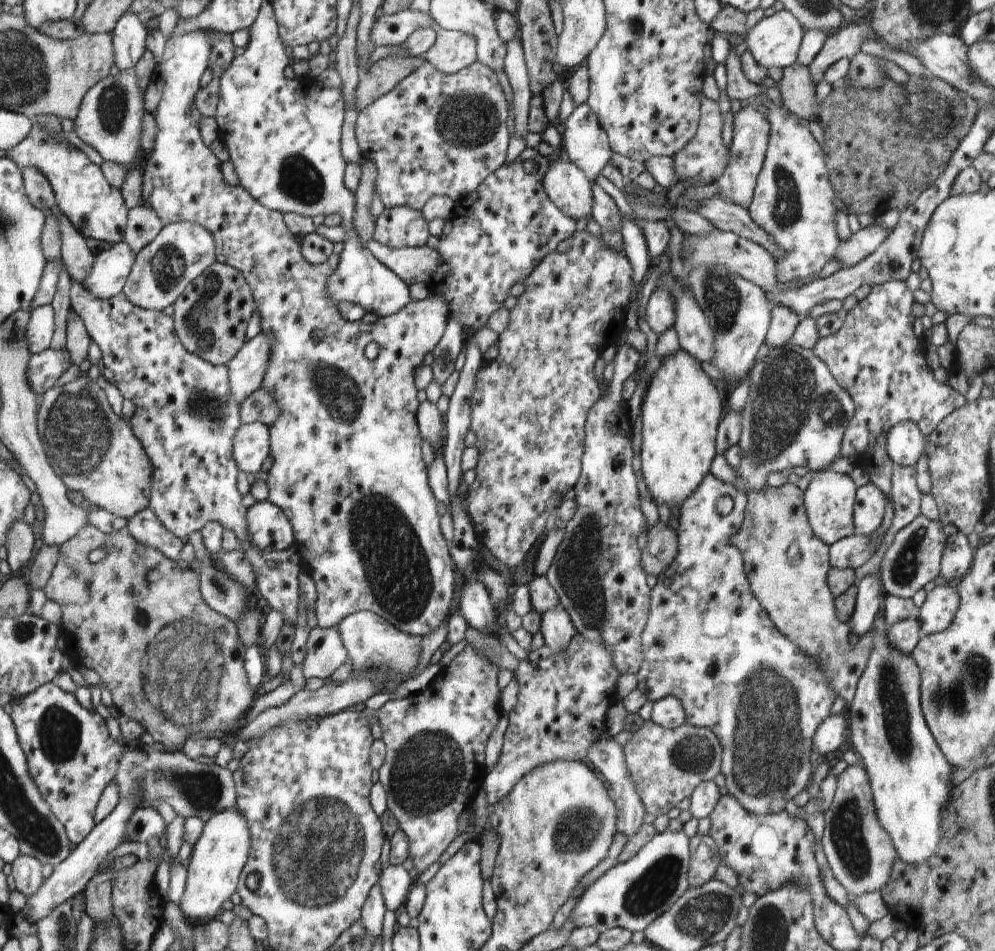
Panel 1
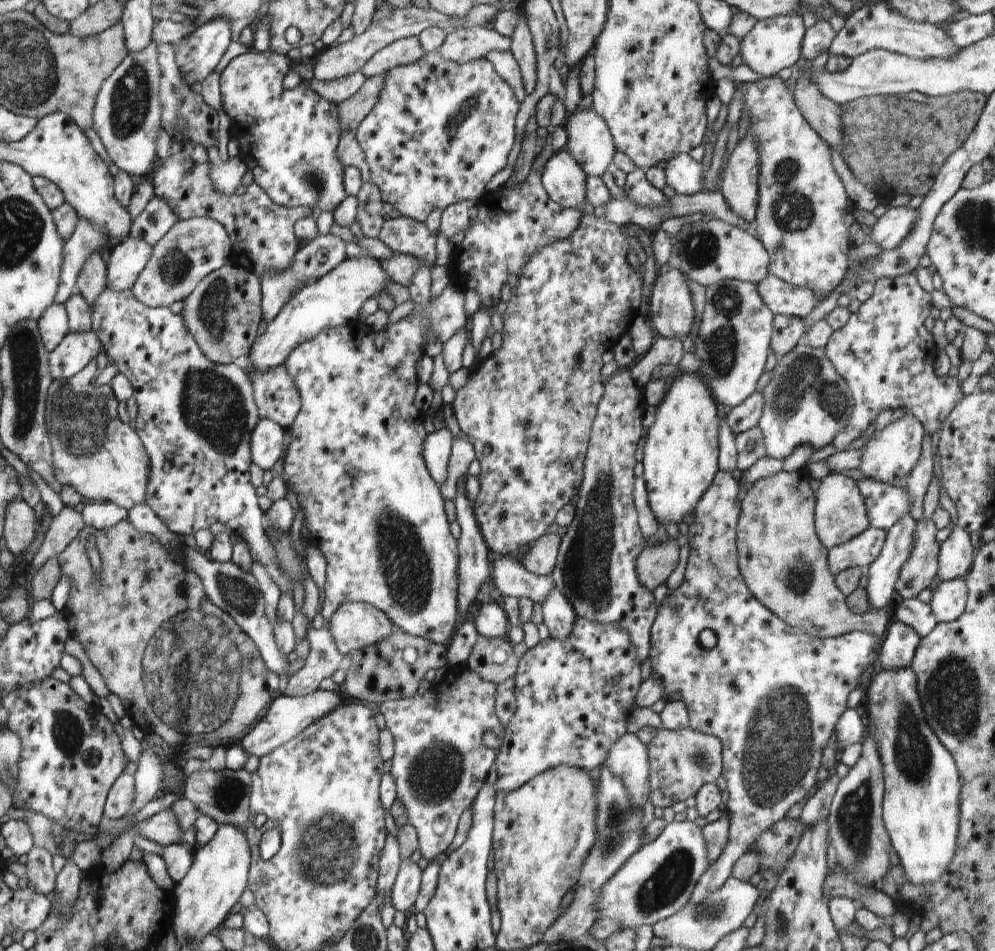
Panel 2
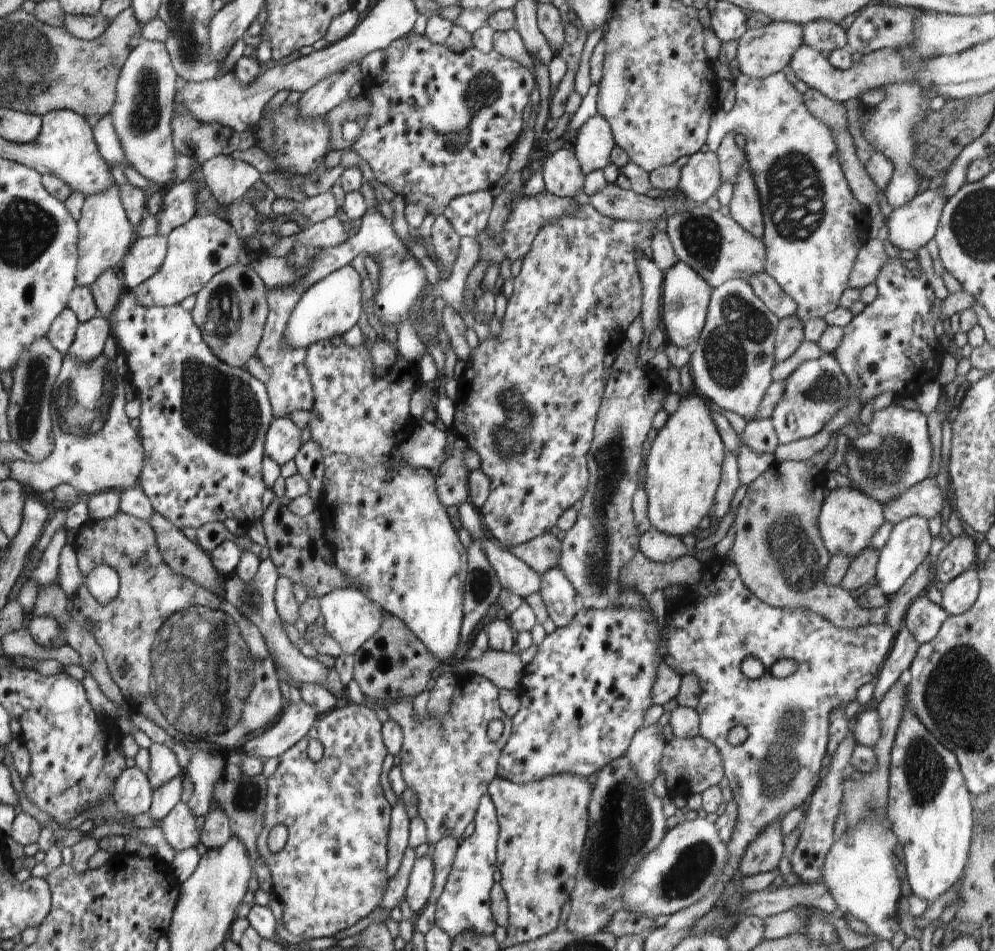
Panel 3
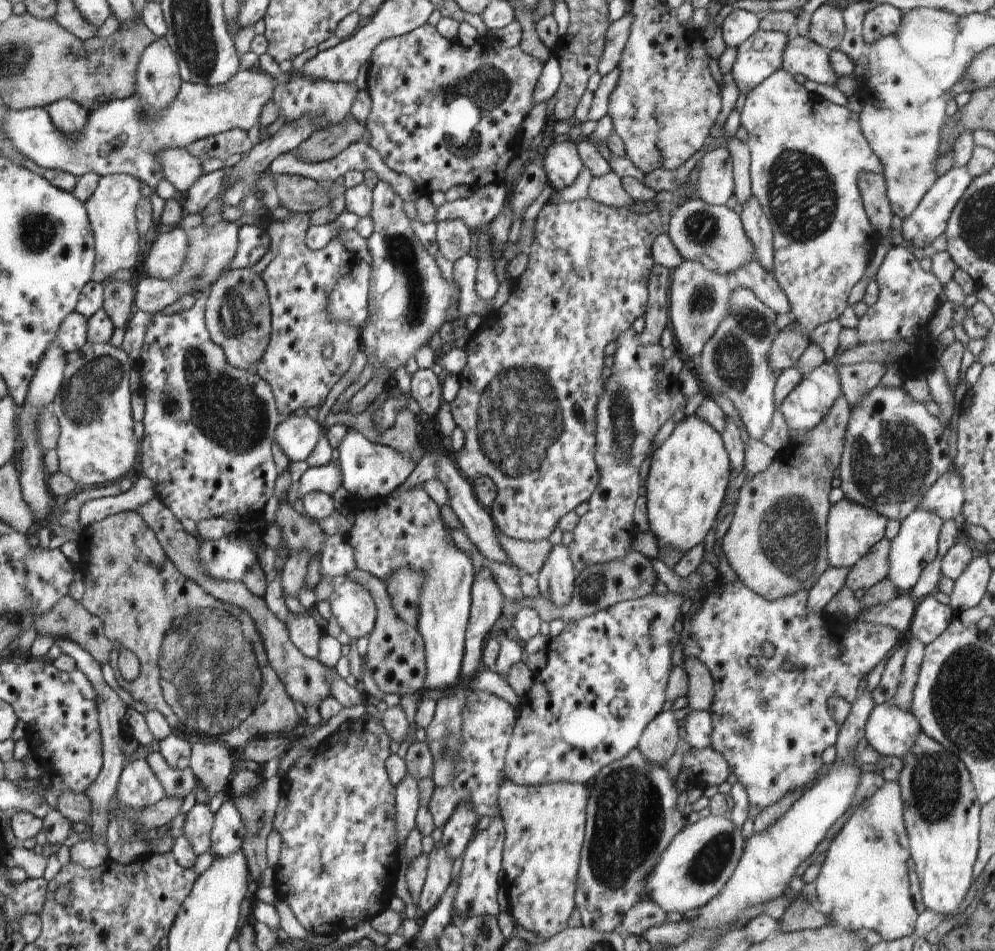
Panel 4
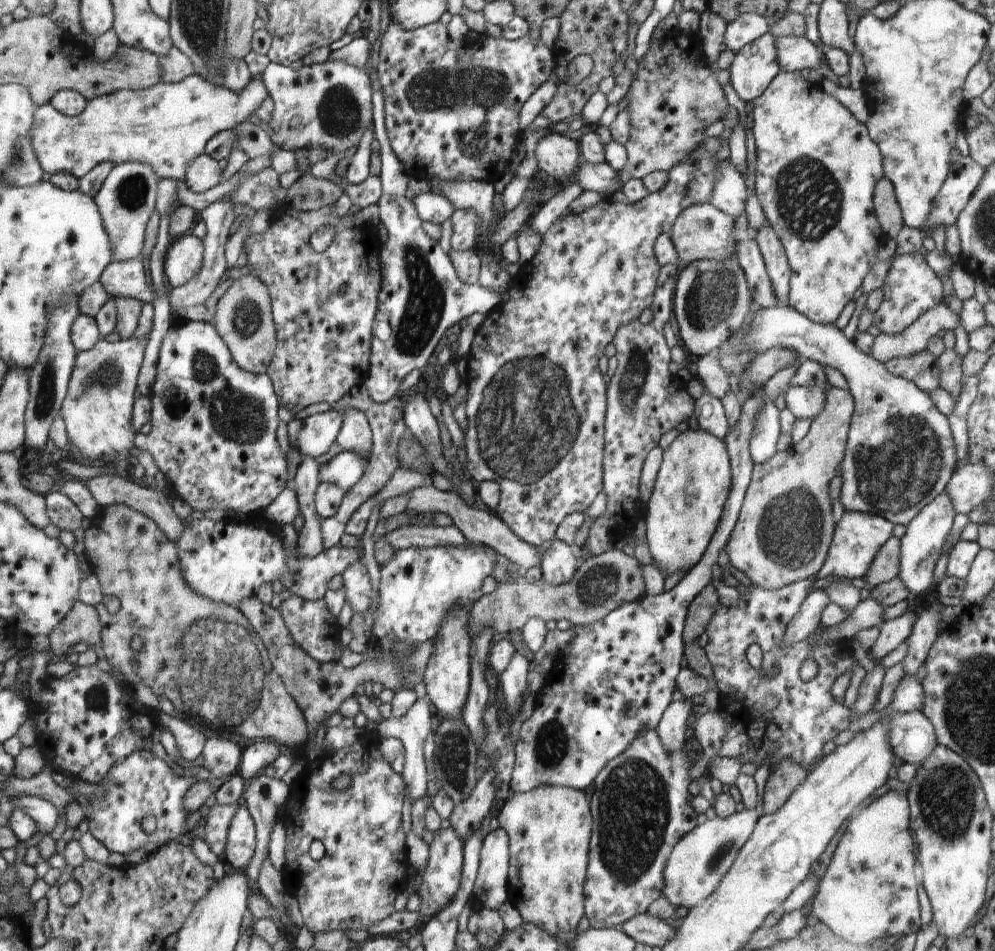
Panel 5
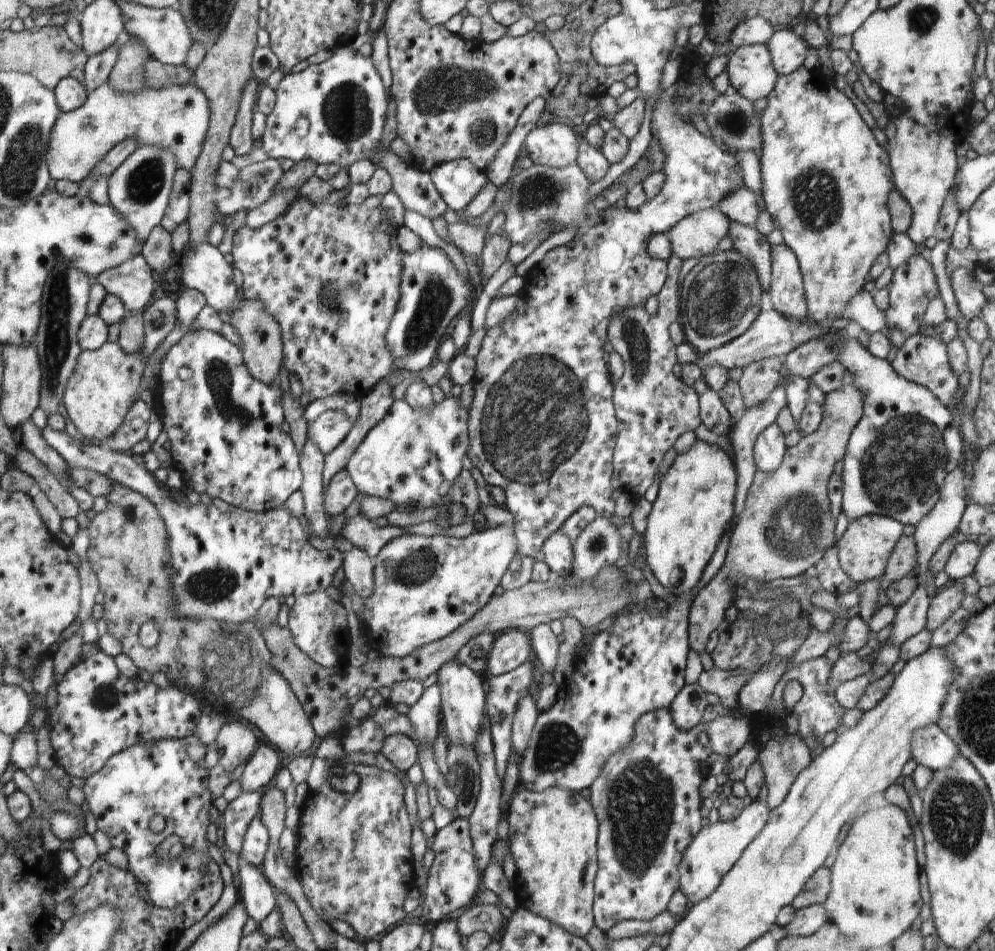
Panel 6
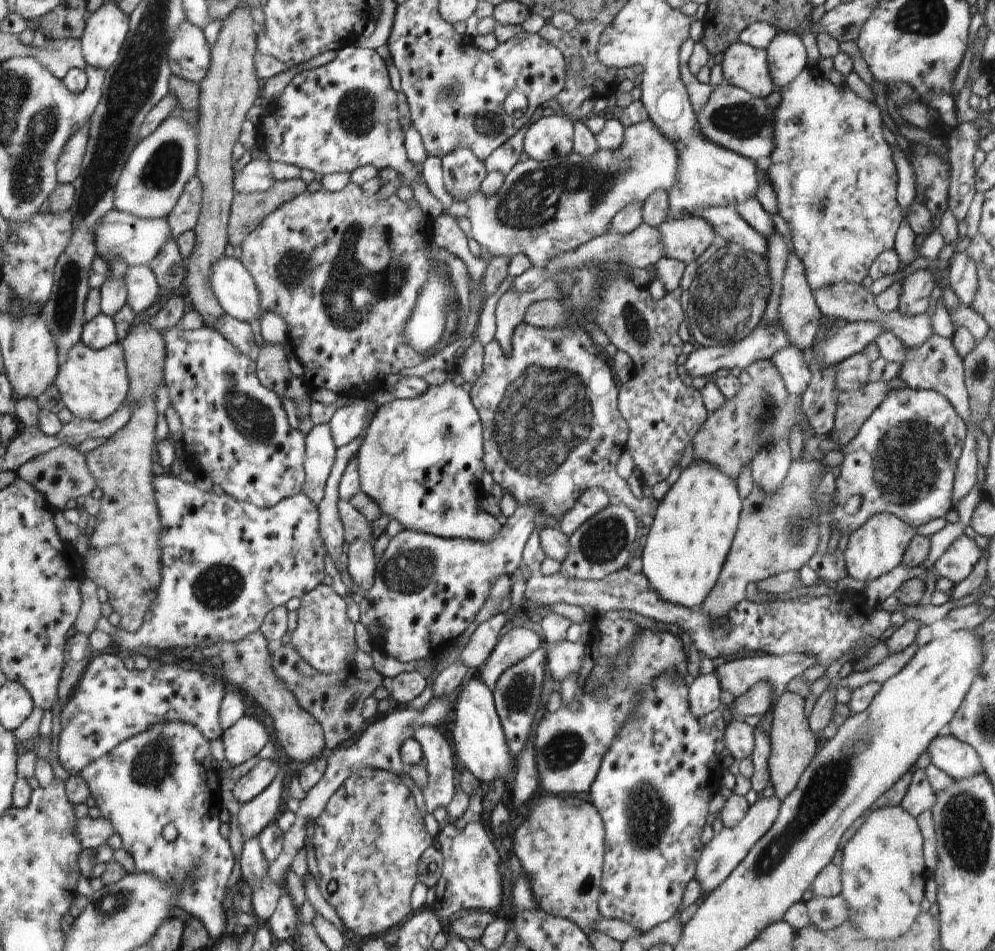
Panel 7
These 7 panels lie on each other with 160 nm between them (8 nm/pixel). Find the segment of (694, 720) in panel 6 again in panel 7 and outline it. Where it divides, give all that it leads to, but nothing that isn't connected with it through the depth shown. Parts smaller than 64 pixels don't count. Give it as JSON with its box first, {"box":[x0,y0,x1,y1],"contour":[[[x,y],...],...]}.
{"box":[687,672,722,718],"contour":[[[715,672],[700,675],[688,686],[687,701],[691,713],[700,718],[722,707],[720,703],[721,686]]]}

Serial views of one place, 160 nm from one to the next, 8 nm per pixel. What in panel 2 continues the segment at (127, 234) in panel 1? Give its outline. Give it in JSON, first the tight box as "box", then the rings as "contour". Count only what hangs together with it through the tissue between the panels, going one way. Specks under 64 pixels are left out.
{"box":[130,195,179,247],"contour":[[[154,195],[144,210],[132,220],[130,236],[133,239],[142,239],[154,247],[179,218],[167,205],[167,201]]]}

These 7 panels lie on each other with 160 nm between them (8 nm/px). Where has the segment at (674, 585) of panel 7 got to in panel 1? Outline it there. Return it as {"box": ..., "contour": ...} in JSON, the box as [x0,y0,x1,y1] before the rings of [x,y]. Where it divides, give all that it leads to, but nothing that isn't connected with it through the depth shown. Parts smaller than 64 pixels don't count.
{"box":[639,349,722,508],"contour":[[[678,349],[661,361],[660,368],[651,375],[641,407],[642,466],[639,477],[647,484],[656,504],[665,504],[669,508],[672,504],[680,506],[709,473],[712,459],[717,454],[715,438],[722,420],[722,400],[699,360],[690,353]]]}

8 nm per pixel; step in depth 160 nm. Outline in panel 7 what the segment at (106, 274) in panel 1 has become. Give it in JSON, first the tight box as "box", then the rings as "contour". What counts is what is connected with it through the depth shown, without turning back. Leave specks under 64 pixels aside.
{"box":[210,257,264,322],"contour":[[[220,257],[211,270],[210,282],[211,289],[226,312],[226,318],[244,322],[259,320],[260,313],[264,311],[259,290],[240,259]]]}

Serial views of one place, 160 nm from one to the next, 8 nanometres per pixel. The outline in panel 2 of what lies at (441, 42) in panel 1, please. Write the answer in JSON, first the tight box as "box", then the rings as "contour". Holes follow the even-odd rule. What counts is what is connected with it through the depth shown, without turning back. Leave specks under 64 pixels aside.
{"box":[361,25,511,77],"contour":[[[472,25],[448,30],[439,53],[442,58],[462,64],[484,58],[490,51],[509,51],[511,40],[494,29]],[[417,36],[398,39],[369,58],[361,71],[366,77],[384,74],[391,68],[415,63],[424,55],[425,52]]]}

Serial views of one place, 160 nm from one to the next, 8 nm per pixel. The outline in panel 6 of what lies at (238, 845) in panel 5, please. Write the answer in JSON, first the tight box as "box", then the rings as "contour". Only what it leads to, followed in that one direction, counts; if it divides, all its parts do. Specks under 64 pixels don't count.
{"box":[240,815,268,867],"contour":[[[254,815],[248,823],[244,838],[242,839],[240,854],[246,862],[259,867],[264,860],[268,843],[268,829],[260,820],[260,815]]]}

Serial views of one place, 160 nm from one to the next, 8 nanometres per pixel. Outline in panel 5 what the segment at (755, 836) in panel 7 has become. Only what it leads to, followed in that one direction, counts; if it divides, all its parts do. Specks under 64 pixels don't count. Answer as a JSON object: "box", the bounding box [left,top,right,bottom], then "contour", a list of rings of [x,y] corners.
{"box":[662,810,762,908],"contour":[[[742,810],[728,818],[714,818],[706,820],[701,826],[688,832],[678,844],[664,868],[664,888],[662,896],[668,898],[674,906],[688,908],[696,907],[699,903],[710,897],[716,890],[722,878],[732,867],[736,856],[748,838],[754,832],[762,814],[755,810]]]}

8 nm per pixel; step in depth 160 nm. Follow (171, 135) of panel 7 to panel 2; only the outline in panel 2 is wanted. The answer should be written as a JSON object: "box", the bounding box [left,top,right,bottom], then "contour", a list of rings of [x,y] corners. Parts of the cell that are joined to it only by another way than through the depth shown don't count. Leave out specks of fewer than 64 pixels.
{"box":[54,219,106,305],"contour":[[[78,219],[78,224],[72,236],[63,244],[63,258],[61,284],[56,294],[54,304],[63,305],[76,288],[76,279],[83,262],[89,254],[102,250],[106,237],[99,229],[93,227],[90,221]]]}

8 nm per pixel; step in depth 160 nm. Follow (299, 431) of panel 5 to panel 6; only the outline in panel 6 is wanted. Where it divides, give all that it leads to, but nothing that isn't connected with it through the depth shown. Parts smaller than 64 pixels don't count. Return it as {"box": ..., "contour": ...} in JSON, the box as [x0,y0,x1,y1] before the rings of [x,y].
{"box":[307,409,352,455],"contour":[[[328,409],[312,422],[308,421],[307,438],[315,443],[323,455],[327,455],[346,438],[352,425],[344,411]]]}

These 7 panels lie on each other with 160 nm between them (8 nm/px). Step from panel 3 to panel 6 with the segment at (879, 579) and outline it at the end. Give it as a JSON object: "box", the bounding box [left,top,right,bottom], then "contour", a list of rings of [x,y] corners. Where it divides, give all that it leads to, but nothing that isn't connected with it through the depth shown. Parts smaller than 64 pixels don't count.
{"box":[912,464,968,598],"contour":[[[959,464],[952,472],[947,474],[945,481],[942,483],[939,490],[940,498],[938,502],[936,502],[933,509],[915,526],[913,537],[917,546],[917,555],[912,574],[914,574],[917,580],[917,586],[922,585],[930,598],[937,593],[937,588],[933,576],[929,571],[929,560],[934,556],[936,550],[940,548],[942,542],[949,539],[957,531],[962,515],[968,505],[967,486],[968,478],[964,475],[962,465]]]}

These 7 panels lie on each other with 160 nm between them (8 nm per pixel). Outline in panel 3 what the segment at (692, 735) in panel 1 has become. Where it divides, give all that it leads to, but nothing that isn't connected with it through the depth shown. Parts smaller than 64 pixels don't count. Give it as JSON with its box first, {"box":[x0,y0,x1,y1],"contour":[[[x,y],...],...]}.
{"box":[659,734,724,800],"contour":[[[700,734],[692,738],[674,737],[666,741],[659,768],[668,782],[667,796],[673,800],[678,796],[687,799],[689,795],[702,794],[707,788],[717,785],[724,776],[720,751]]]}

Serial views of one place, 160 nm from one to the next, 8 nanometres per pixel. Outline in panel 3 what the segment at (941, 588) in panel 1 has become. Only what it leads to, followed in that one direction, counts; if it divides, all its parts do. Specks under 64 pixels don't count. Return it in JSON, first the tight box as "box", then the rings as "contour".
{"box":[940,562,979,616],"contour":[[[974,562],[973,566],[959,574],[954,580],[951,580],[944,589],[941,590],[940,606],[952,616],[964,614],[976,602],[979,593],[979,580],[977,575],[977,566],[979,562]]]}

